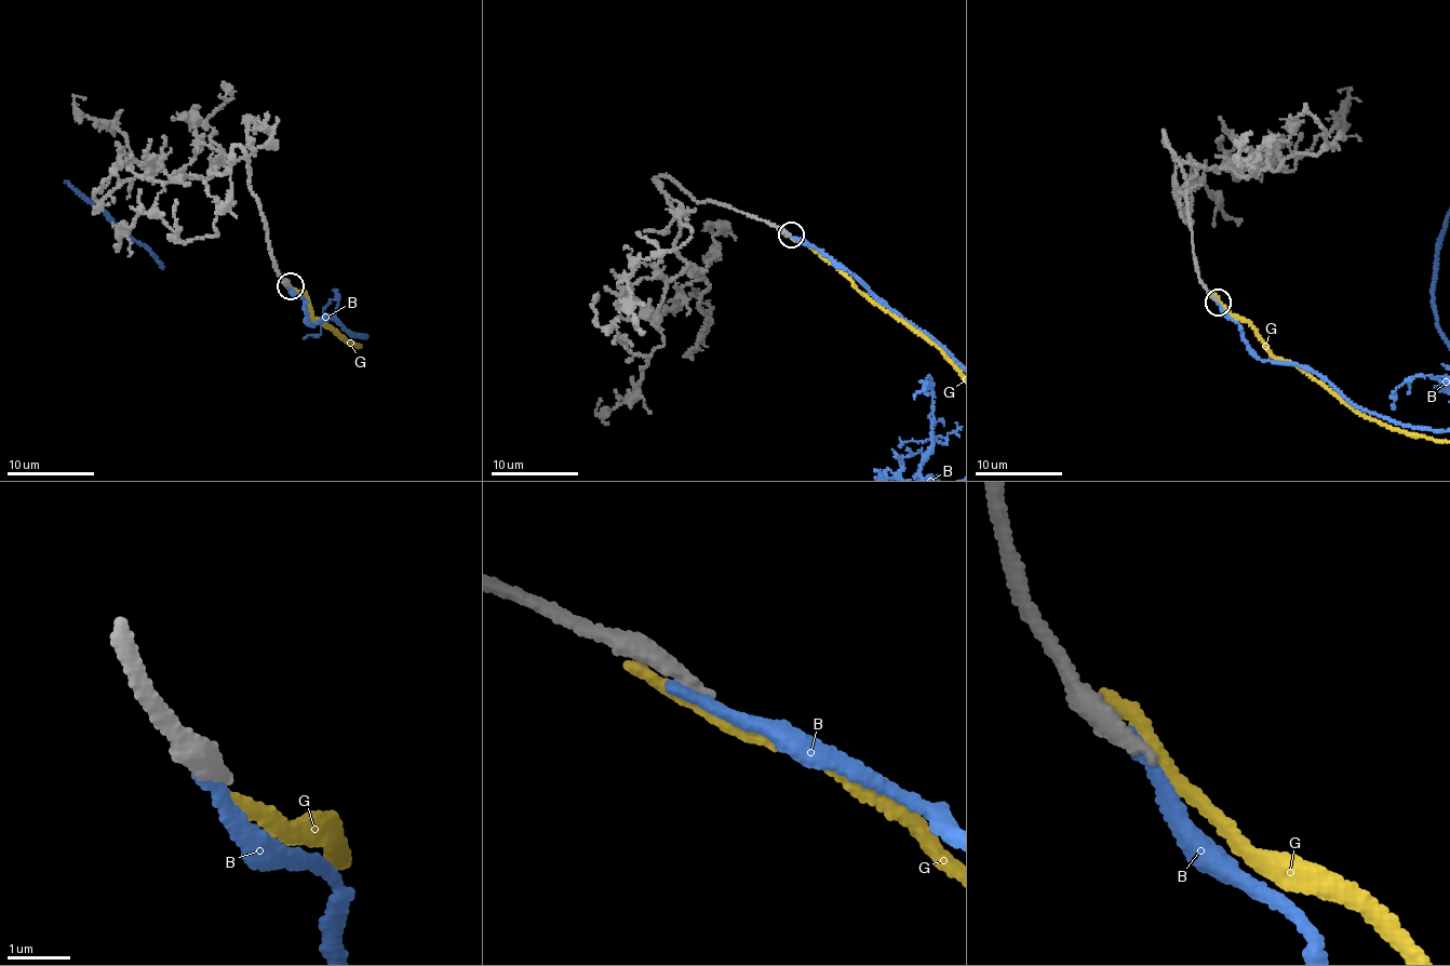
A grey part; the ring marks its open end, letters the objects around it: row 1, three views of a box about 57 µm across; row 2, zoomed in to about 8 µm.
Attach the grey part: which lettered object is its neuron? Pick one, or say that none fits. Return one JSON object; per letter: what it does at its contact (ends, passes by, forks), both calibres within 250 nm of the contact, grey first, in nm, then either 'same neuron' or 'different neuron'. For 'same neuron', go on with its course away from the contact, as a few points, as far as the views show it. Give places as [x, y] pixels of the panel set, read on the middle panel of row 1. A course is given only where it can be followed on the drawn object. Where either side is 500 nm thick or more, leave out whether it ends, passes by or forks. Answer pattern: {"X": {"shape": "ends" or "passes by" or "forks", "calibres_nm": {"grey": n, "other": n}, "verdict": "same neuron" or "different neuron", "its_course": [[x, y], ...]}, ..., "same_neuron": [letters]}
{"B": {"shape": "ends", "calibres_nm": {"grey": 320, "other": 220}, "verdict": "different neuron"}, "G": {"shape": "ends", "calibres_nm": {"grey": 400, "other": 280}, "verdict": "different neuron"}, "same_neuron": []}

